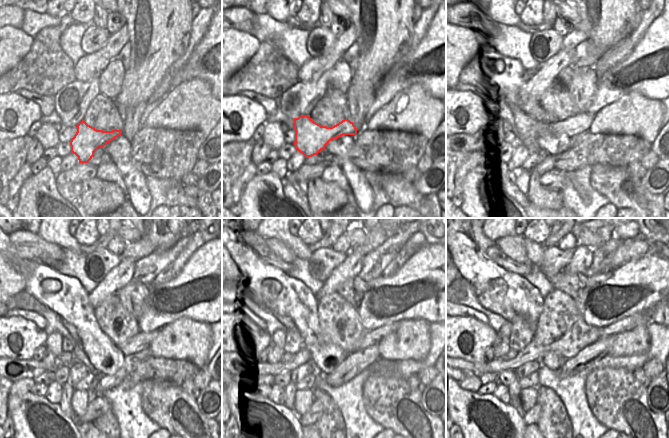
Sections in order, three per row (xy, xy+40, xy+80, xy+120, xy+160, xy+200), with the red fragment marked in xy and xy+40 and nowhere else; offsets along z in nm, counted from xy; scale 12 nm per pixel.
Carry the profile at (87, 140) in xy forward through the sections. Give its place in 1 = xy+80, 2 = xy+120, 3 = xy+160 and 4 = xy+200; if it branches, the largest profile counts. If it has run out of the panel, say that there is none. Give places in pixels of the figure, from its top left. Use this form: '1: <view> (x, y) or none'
1: xy+80 (529, 129)
2: xy+120 (135, 344)
3: xy+160 (371, 337)
4: xy+200 (644, 318)

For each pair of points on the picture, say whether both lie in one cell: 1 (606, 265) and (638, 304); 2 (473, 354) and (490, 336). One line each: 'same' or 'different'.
1: different
2: same

